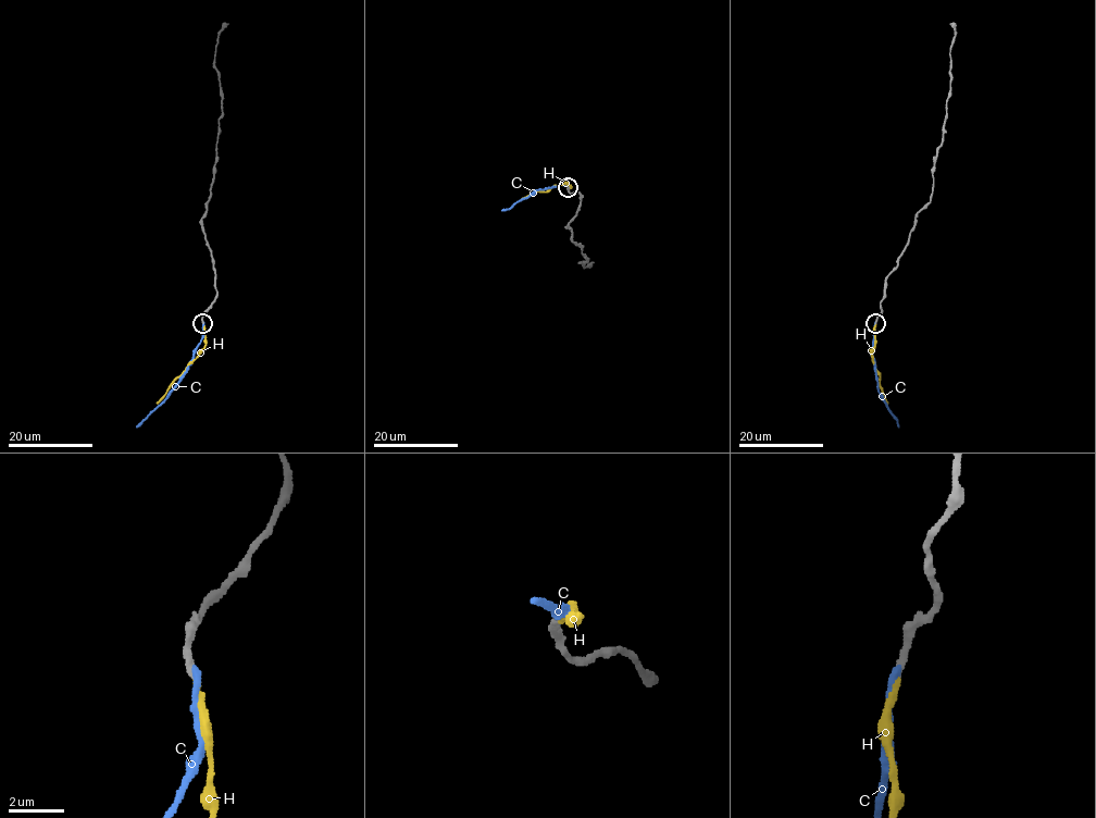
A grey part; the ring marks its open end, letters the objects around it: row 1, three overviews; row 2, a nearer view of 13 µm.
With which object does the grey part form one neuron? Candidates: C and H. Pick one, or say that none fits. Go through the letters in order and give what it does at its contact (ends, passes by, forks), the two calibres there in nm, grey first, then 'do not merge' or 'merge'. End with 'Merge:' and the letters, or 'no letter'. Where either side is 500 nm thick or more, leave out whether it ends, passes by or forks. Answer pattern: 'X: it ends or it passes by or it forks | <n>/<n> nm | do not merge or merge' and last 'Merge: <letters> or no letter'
C: it ends | 260/240 nm | do not merge
H: it ends | 240/200 nm | merge
Merge: H

